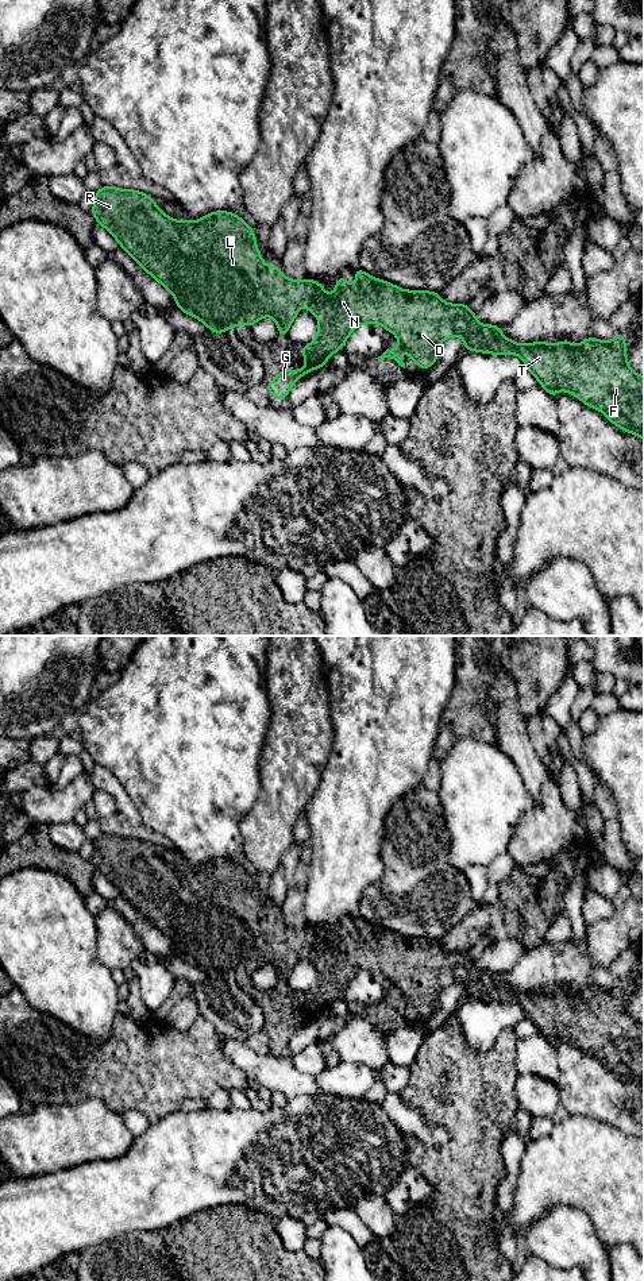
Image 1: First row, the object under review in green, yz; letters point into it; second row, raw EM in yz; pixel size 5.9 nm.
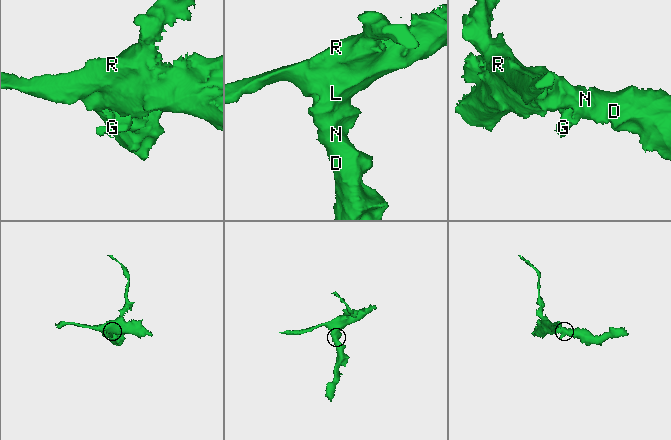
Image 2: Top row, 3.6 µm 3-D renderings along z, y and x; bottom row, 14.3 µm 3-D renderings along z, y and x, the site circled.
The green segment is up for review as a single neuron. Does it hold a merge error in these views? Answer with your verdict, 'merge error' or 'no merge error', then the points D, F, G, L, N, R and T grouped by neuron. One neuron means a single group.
no merge error; groups D F G L N R T

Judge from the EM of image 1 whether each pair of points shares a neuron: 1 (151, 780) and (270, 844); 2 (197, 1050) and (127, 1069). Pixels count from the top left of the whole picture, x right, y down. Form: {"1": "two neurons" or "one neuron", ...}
{"1": "two neurons", "2": "one neuron"}

